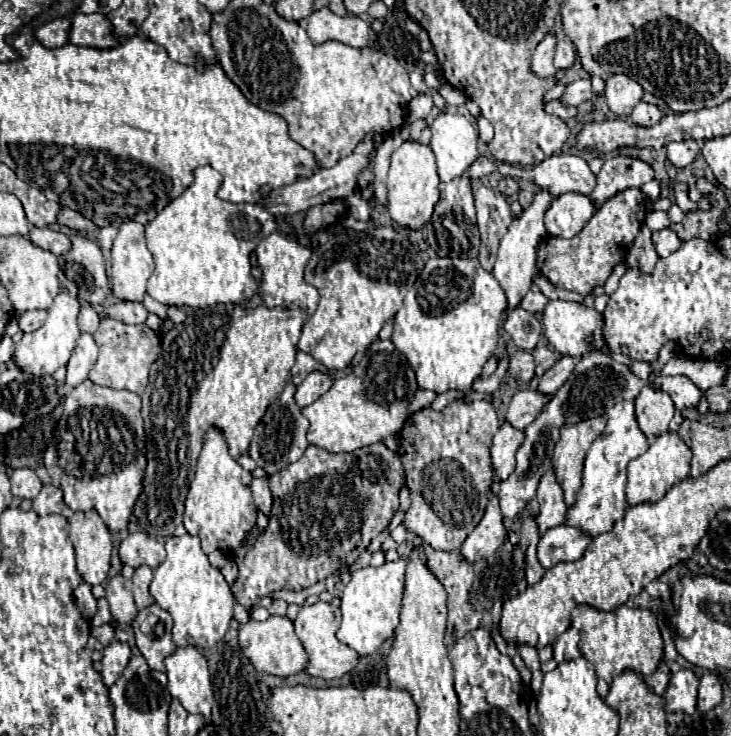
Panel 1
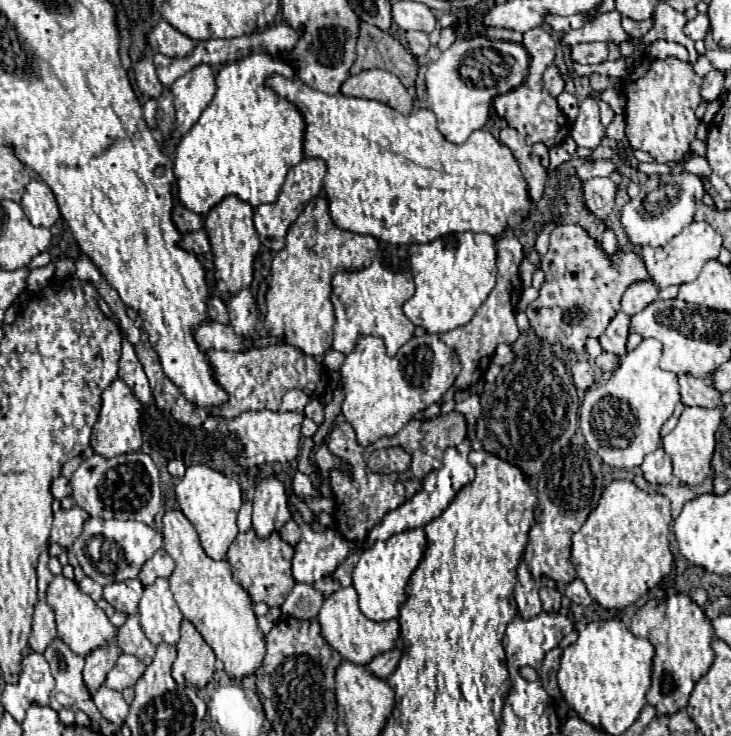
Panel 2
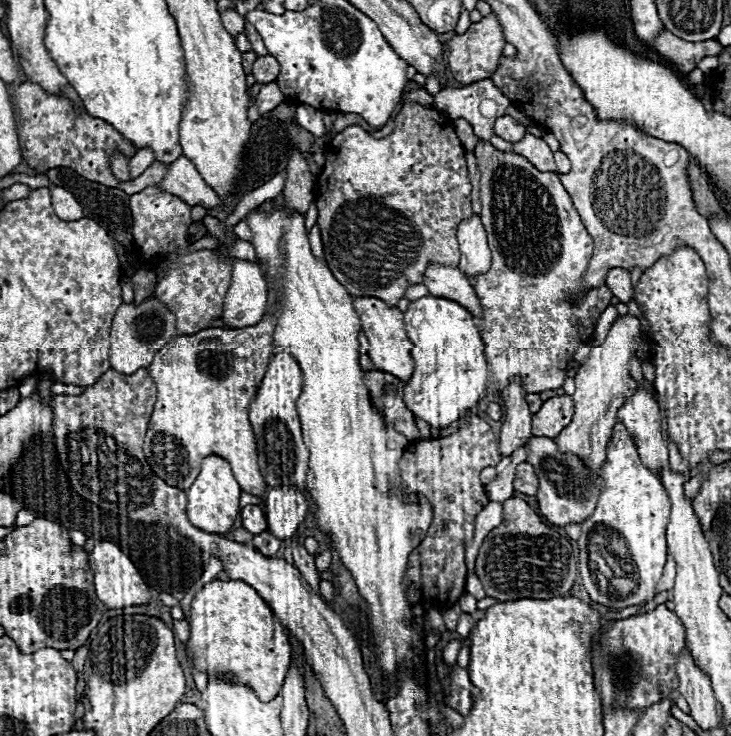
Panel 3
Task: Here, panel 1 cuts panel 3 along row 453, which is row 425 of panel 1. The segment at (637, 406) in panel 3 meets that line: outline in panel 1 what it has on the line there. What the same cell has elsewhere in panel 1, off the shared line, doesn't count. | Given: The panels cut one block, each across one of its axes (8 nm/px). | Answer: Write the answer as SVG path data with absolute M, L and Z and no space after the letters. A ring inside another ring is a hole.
M644 386L636 396L636 420L648 440L668 432L668 424L674 416L674 404L668 394Z

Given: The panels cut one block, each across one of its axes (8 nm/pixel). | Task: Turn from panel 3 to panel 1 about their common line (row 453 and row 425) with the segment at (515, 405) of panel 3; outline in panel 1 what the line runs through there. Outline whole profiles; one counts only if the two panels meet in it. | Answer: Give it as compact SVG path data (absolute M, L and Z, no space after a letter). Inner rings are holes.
M504 422L494 434L490 454L492 454L492 468L498 480L506 480L512 474L516 466L514 454L520 448L522 440L524 440L524 432L514 428L510 422Z

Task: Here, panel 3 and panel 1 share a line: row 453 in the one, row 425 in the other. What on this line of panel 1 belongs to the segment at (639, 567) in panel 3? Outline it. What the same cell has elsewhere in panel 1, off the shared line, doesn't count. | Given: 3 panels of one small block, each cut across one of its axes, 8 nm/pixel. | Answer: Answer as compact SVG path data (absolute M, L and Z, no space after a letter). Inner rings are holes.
M618 402L606 412L606 430L592 442L584 460L584 482L576 496L576 502L566 512L566 524L582 530L586 536L600 536L612 530L614 522L624 516L628 502L624 498L626 490L626 466L632 458L640 456L648 448L648 440L638 428L634 416L634 402Z

